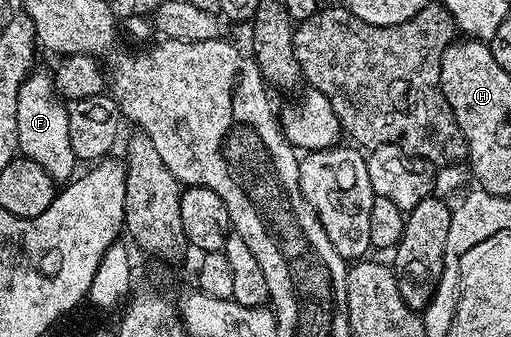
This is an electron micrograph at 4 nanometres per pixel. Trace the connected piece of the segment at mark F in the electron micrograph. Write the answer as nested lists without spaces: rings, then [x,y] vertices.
[[[36,68],[27,74],[26,79],[21,83],[21,91],[17,91],[17,143],[19,153],[22,156],[33,159],[56,183],[67,183],[76,176],[77,162],[73,155],[73,146],[69,144],[69,119],[67,118],[68,106],[64,104],[58,93],[55,91],[55,78],[50,72]]]

